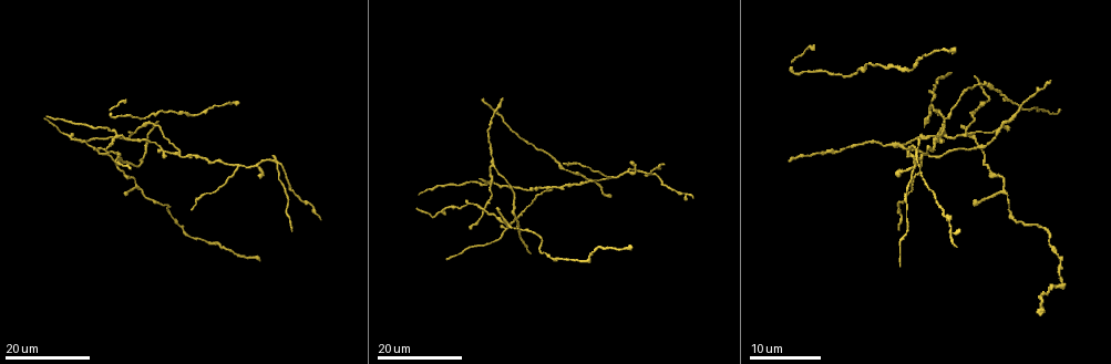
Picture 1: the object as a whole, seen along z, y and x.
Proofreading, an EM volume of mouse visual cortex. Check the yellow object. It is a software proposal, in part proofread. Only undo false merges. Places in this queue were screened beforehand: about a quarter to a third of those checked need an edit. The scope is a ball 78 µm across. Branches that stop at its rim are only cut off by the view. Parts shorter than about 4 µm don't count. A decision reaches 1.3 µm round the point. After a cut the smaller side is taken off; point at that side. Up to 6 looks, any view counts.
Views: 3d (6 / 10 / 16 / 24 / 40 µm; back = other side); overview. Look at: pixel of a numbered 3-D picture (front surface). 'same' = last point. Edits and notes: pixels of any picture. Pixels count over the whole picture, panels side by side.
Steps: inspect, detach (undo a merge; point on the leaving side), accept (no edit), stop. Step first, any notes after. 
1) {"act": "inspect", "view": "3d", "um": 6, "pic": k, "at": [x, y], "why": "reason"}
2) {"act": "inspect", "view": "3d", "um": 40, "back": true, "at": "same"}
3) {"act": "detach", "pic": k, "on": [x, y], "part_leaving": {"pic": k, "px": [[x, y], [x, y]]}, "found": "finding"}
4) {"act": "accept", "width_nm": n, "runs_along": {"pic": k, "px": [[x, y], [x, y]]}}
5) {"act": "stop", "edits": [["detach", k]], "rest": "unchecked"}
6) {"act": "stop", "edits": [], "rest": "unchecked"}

{"act": "inspect", "view": "3d", "um": 16, "pic": 1, "at": [276, 164], "why": "looks like a crossing"}

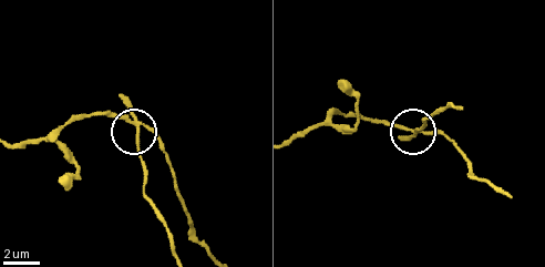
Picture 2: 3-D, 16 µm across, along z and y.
{"act": "inspect", "view": "3d", "um": 6, "pic": 2, "at": [138, 130], "why": "closer look"}

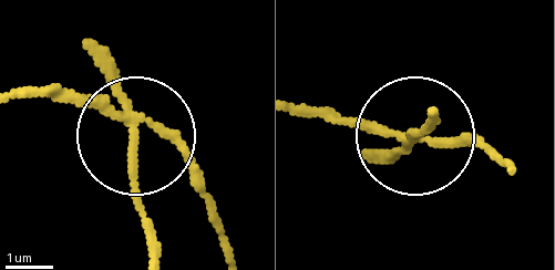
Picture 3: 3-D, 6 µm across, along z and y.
{"act": "detach", "pic": 3, "on": [131, 190], "arms": 4, "part_leaving": {"pic": 3, "px": [[127, 120], [152, 247]]}, "found": "a second cell is stuck on"}

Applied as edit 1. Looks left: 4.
{"act": "inspect", "view": "overview", "why": "redraw"}

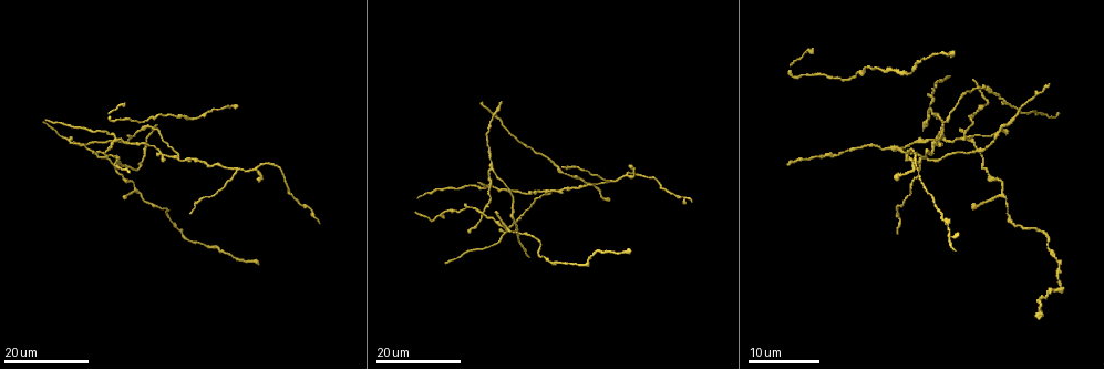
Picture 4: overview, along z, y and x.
{"act": "inspect", "view": "3d", "um": 24, "pic": 4, "at": [493, 169], "why": "three arms meet"}

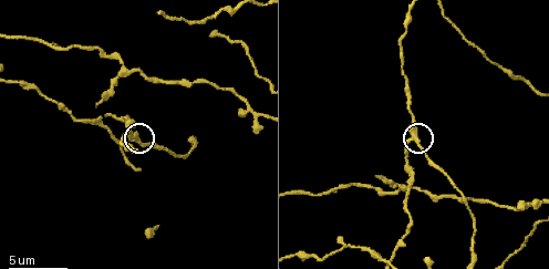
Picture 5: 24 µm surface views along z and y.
{"act": "inspect", "view": "3d", "um": 6, "pic": 5, "at": [417, 136]}

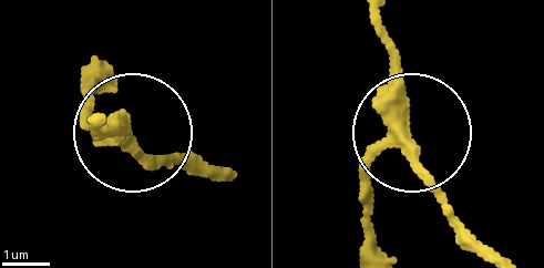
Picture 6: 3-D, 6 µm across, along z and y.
{"act": "accept", "arms": 3, "found": "continuous, no second cell"}

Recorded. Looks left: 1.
{"act": "inspect", "view": "3d", "um": 10, "pic": 5, "at": [199, 81], "why": "sudden change in width"}

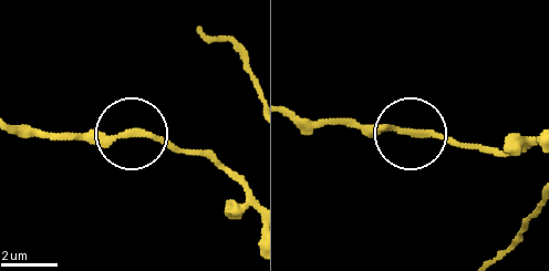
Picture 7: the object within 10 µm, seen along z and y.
{"act": "accept", "runs_along": {"pic": 7, "px": [[292, 112], [313, 121], [476, 143]]}, "found": "one cell here"}

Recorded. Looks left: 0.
{"act": "stop", "edits": [["detach", 3]], "rest": "unchecked"}

